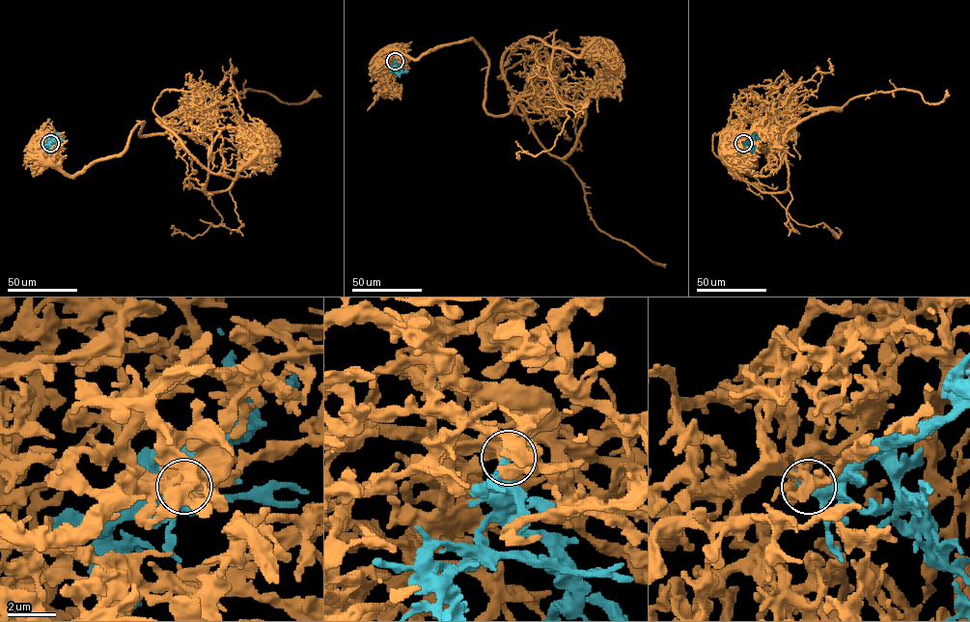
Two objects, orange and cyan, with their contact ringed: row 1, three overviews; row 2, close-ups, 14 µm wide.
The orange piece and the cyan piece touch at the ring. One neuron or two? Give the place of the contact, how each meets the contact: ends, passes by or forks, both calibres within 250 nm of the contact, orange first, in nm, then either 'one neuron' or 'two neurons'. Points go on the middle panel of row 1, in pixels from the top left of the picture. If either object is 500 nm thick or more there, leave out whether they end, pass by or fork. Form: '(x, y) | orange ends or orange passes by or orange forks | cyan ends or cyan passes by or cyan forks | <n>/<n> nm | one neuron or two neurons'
(395, 61) | orange forks | cyan passes by | 360/380 nm | one neuron

